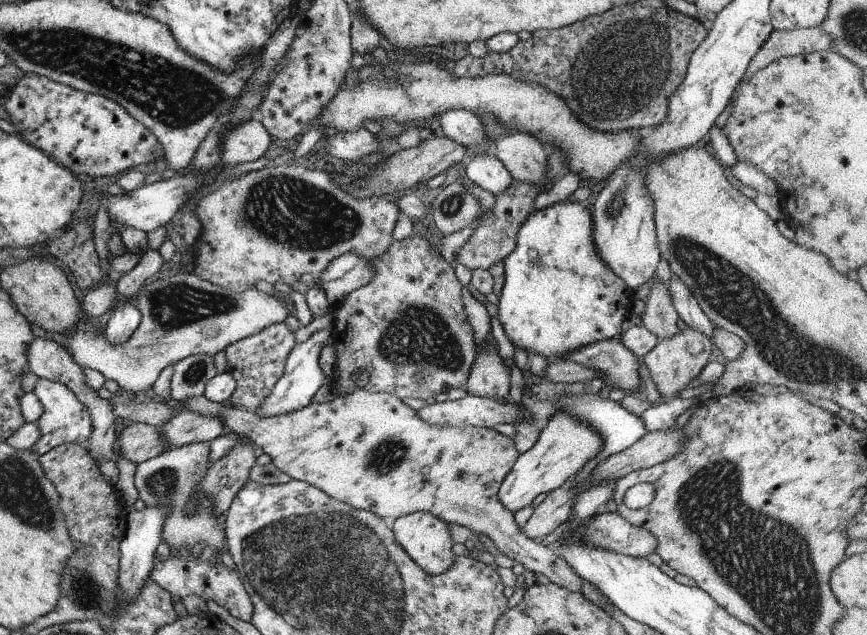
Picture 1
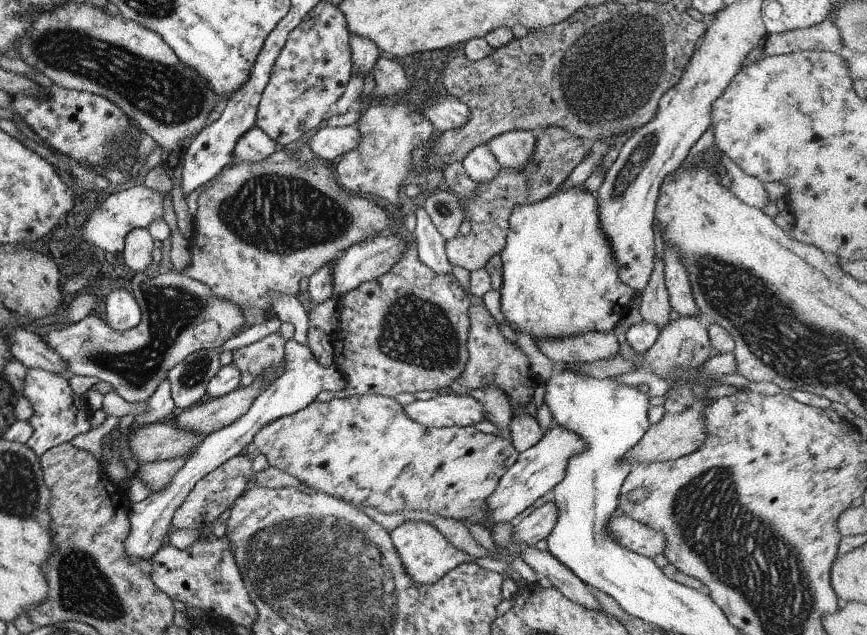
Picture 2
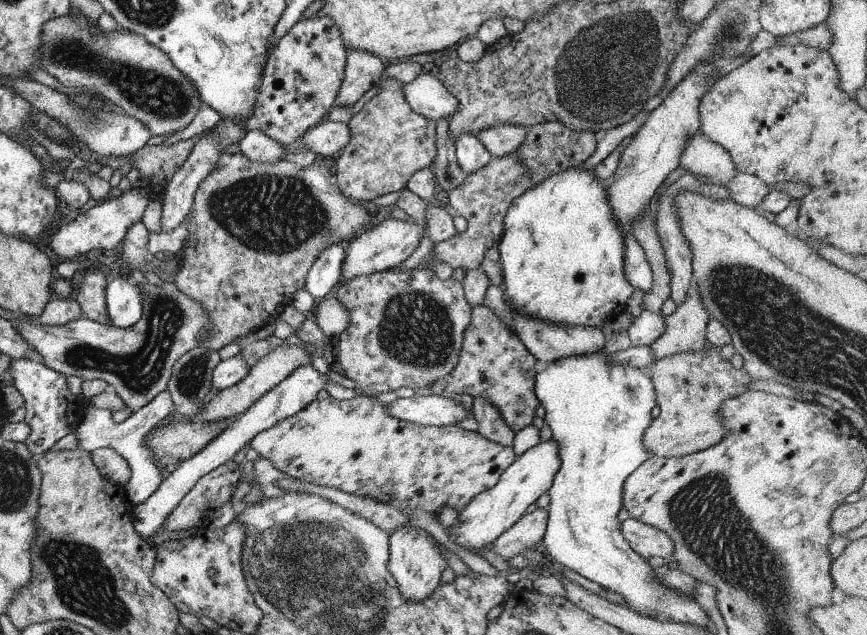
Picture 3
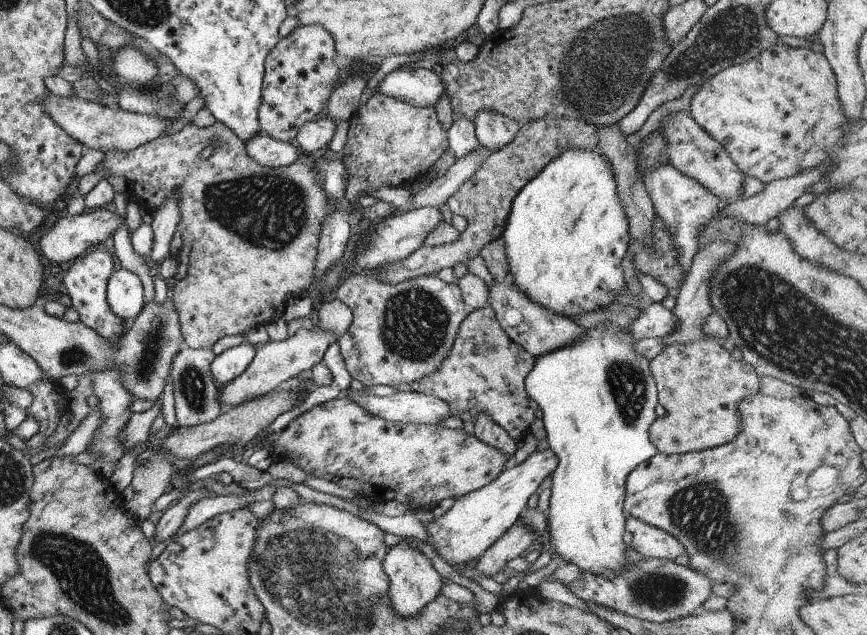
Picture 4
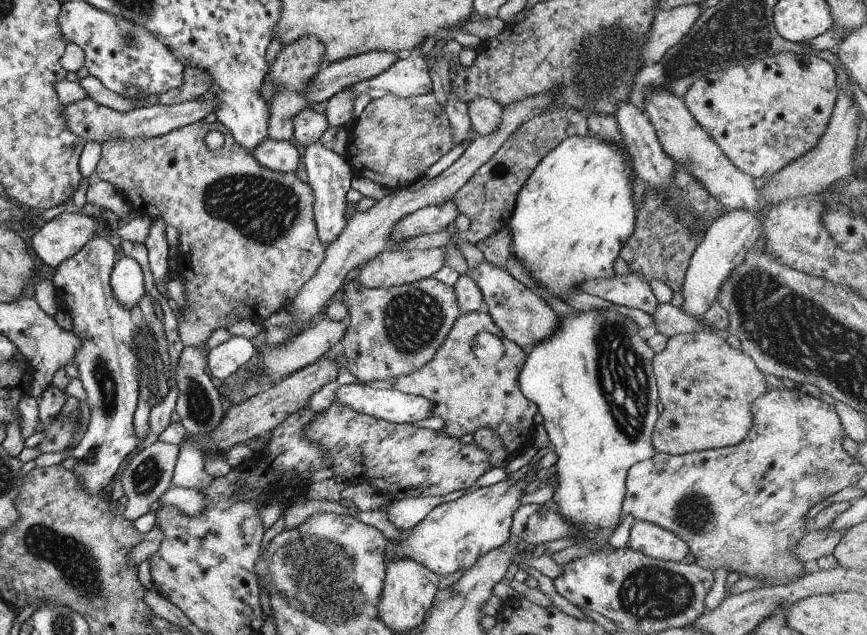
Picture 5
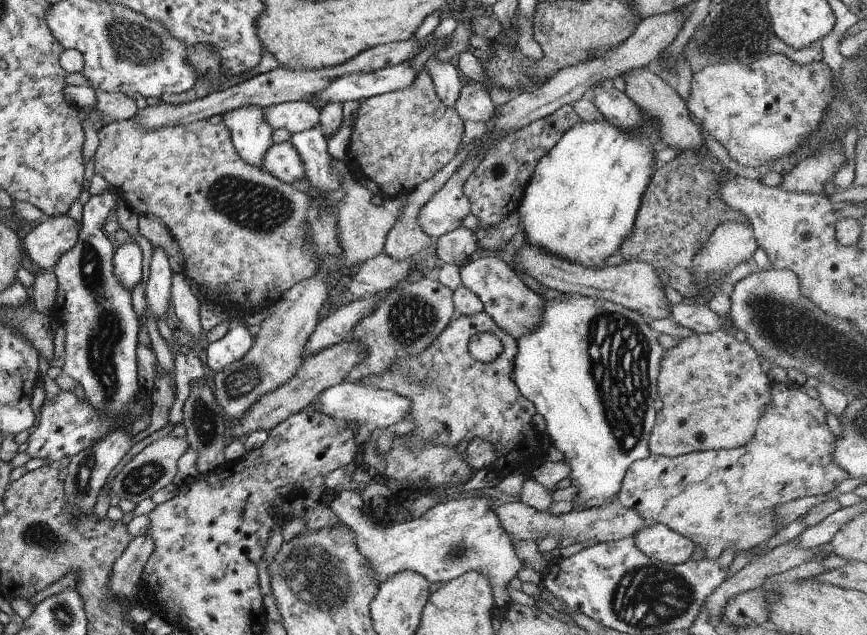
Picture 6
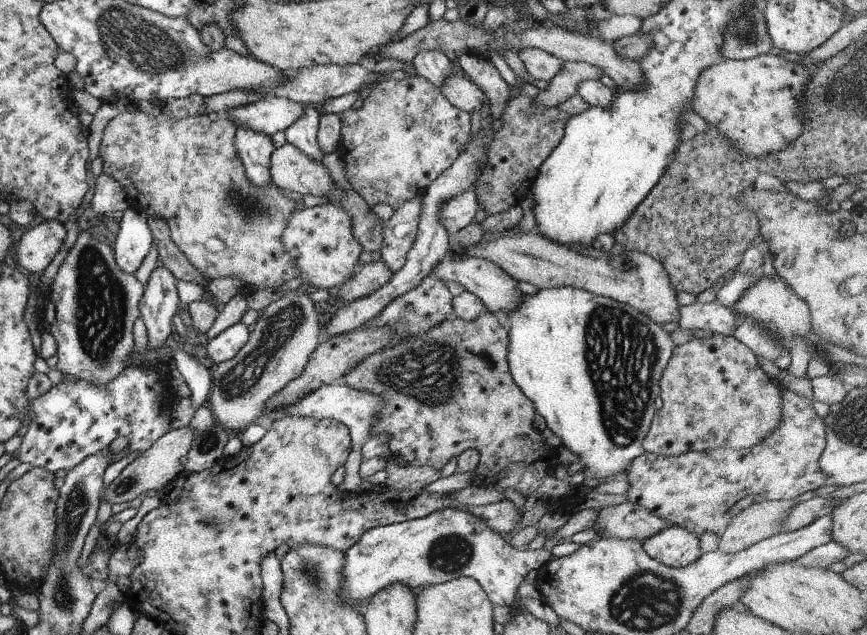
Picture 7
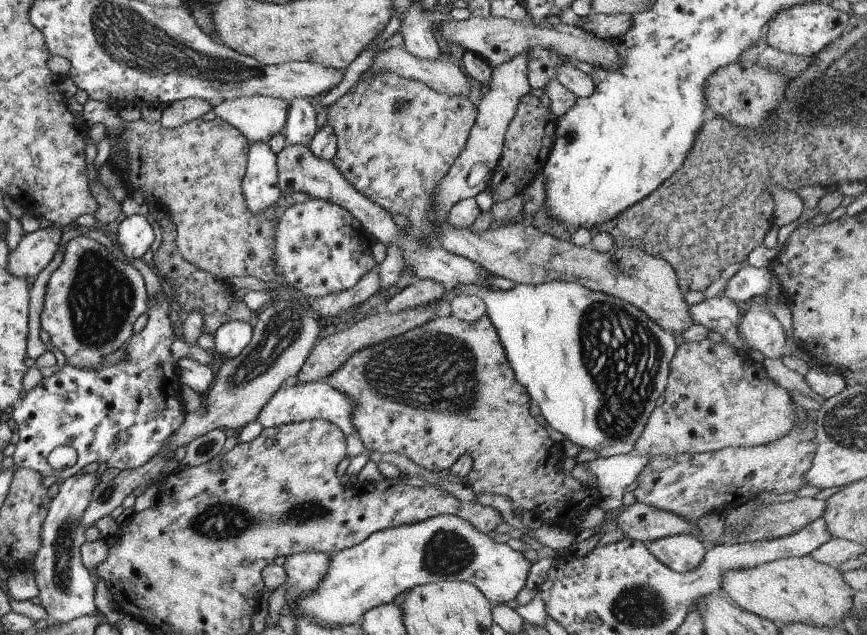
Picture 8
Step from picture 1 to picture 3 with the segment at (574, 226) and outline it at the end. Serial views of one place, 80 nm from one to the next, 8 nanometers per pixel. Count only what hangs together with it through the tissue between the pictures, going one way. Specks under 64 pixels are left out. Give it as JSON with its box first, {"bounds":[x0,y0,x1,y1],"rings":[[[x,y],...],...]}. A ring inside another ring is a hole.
{"bounds":[496,167,633,329],"rings":[[[578,167],[568,168],[563,172],[551,175],[543,182],[540,182],[532,189],[528,189],[521,196],[514,198],[504,214],[504,225],[501,238],[496,246],[500,256],[500,269],[502,276],[502,292],[505,304],[519,315],[537,319],[544,323],[552,325],[565,325],[566,327],[589,327],[599,329],[601,324],[606,320],[621,315],[625,309],[625,302],[631,296],[633,287],[625,280],[622,271],[622,233],[613,220],[612,212],[608,207],[606,192],[604,191],[604,182],[596,182],[593,178],[592,171],[579,170]]]}

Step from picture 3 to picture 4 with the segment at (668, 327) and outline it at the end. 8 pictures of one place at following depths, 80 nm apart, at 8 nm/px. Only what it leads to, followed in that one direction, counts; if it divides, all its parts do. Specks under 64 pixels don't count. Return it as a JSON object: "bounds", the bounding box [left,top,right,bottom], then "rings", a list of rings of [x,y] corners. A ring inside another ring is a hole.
{"bounds":[661,241,733,348],"rings":[[[711,241],[703,247],[699,247],[692,260],[689,272],[685,275],[679,290],[675,293],[675,305],[670,311],[674,314],[677,324],[674,326],[671,334],[661,339],[663,348],[674,344],[692,343],[703,336],[703,323],[710,313],[713,312],[708,299],[708,280],[716,271],[716,266],[723,259],[726,259],[733,249],[733,244],[729,245],[721,241]]]}

